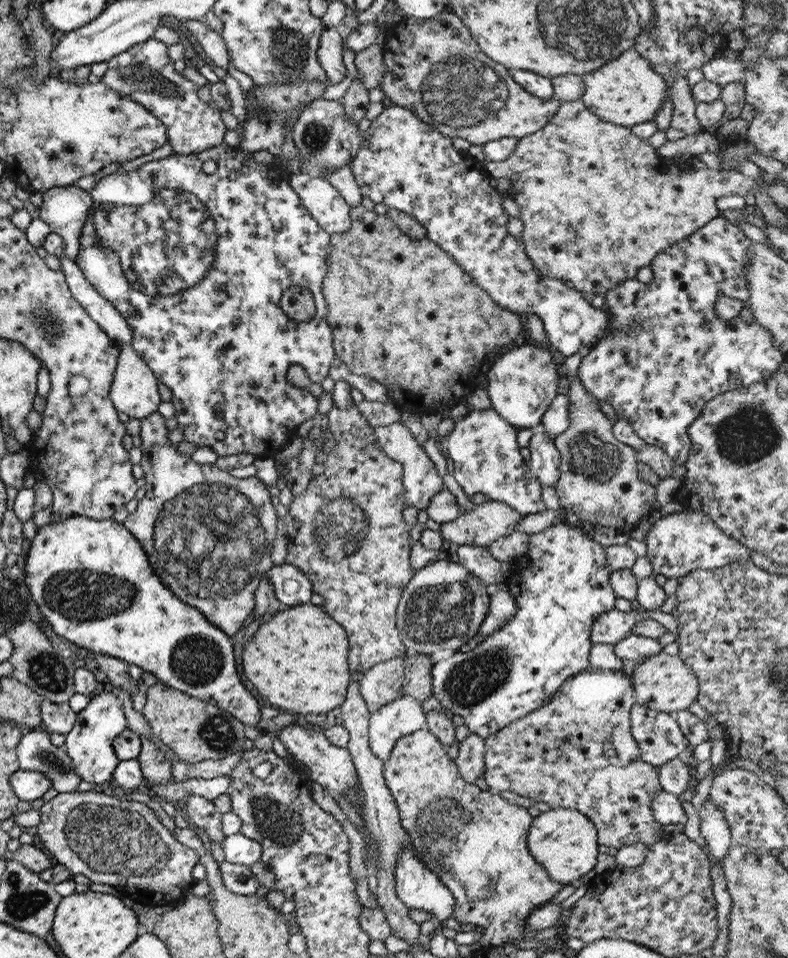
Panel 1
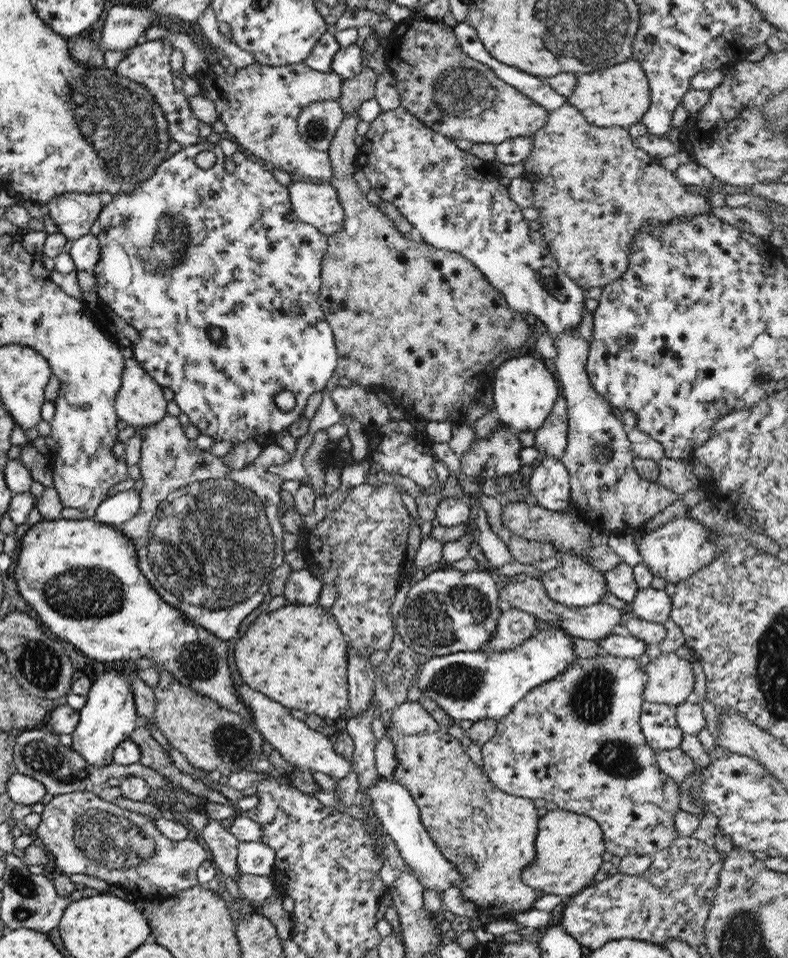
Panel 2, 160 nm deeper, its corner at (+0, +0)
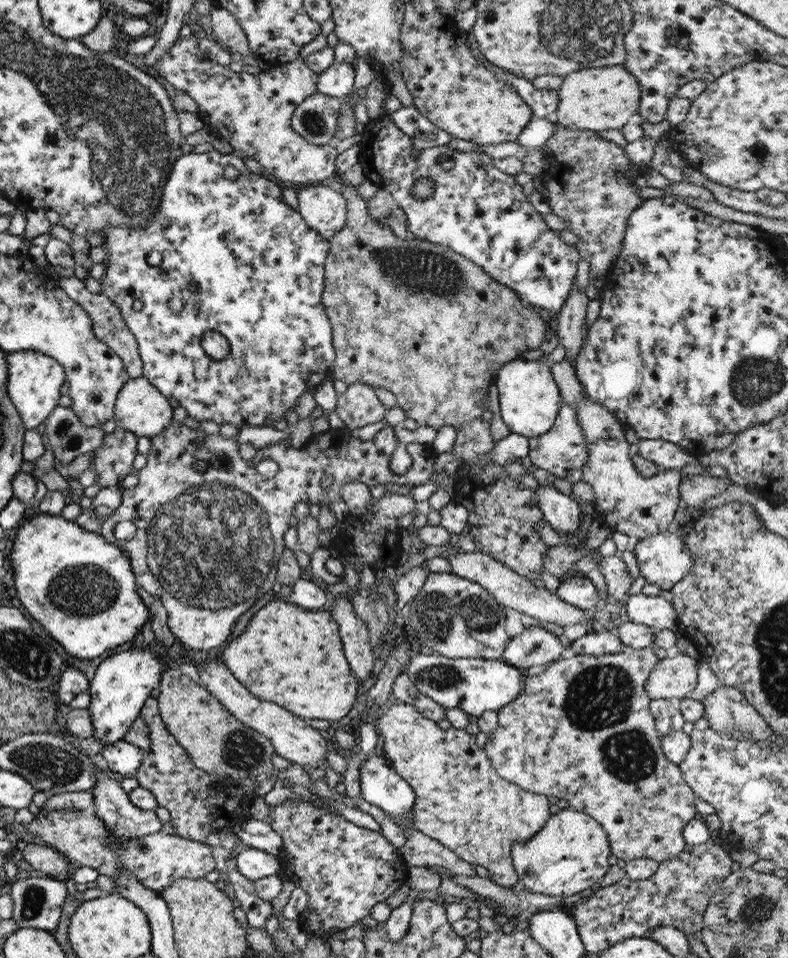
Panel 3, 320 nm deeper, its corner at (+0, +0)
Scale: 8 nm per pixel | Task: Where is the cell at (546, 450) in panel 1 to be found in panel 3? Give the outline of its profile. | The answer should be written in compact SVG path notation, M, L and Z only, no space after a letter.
M538 486L535 498L542 520L560 534L572 534L580 526L580 508L571 497L547 486Z

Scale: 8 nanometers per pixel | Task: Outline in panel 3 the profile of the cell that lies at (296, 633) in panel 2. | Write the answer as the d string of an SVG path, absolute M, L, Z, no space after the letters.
M288 599L271 600L259 612L255 612L245 630L223 648L221 656L235 680L243 684L255 698L275 702L291 714L306 720L317 718L334 724L349 712L356 700L356 691L360 690L344 657L338 626L330 612L305 610Z

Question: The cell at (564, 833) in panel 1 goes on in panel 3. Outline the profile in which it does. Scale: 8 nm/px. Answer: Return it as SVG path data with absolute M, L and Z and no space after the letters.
M566 808L550 815L545 824L524 843L513 843L510 857L520 888L549 897L568 897L600 882L610 867L607 864L609 845L605 829L594 818L584 812Z

